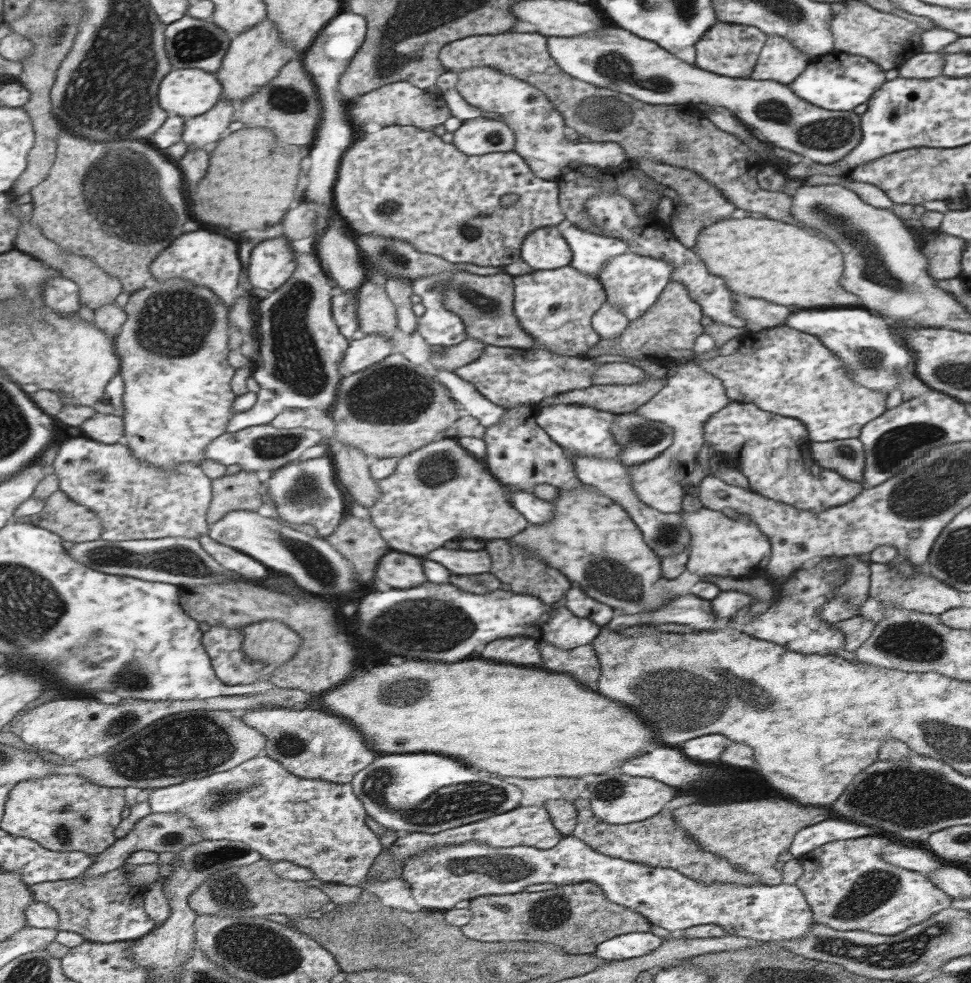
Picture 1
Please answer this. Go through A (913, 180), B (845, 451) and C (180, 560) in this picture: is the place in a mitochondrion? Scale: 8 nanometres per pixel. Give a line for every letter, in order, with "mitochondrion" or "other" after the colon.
A: other
B: mitochondrion
C: mitochondrion

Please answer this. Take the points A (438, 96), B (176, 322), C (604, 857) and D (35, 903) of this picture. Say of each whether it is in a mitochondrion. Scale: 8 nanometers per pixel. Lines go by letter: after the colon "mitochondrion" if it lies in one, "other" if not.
A: other
B: mitochondrion
C: other
D: other

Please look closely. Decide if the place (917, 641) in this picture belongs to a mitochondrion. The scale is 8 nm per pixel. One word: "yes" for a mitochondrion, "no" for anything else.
yes

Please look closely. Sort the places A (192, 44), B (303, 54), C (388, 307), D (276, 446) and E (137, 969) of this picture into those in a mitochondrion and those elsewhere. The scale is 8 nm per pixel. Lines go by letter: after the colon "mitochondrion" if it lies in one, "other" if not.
A: mitochondrion
B: other
C: other
D: mitochondrion
E: other

